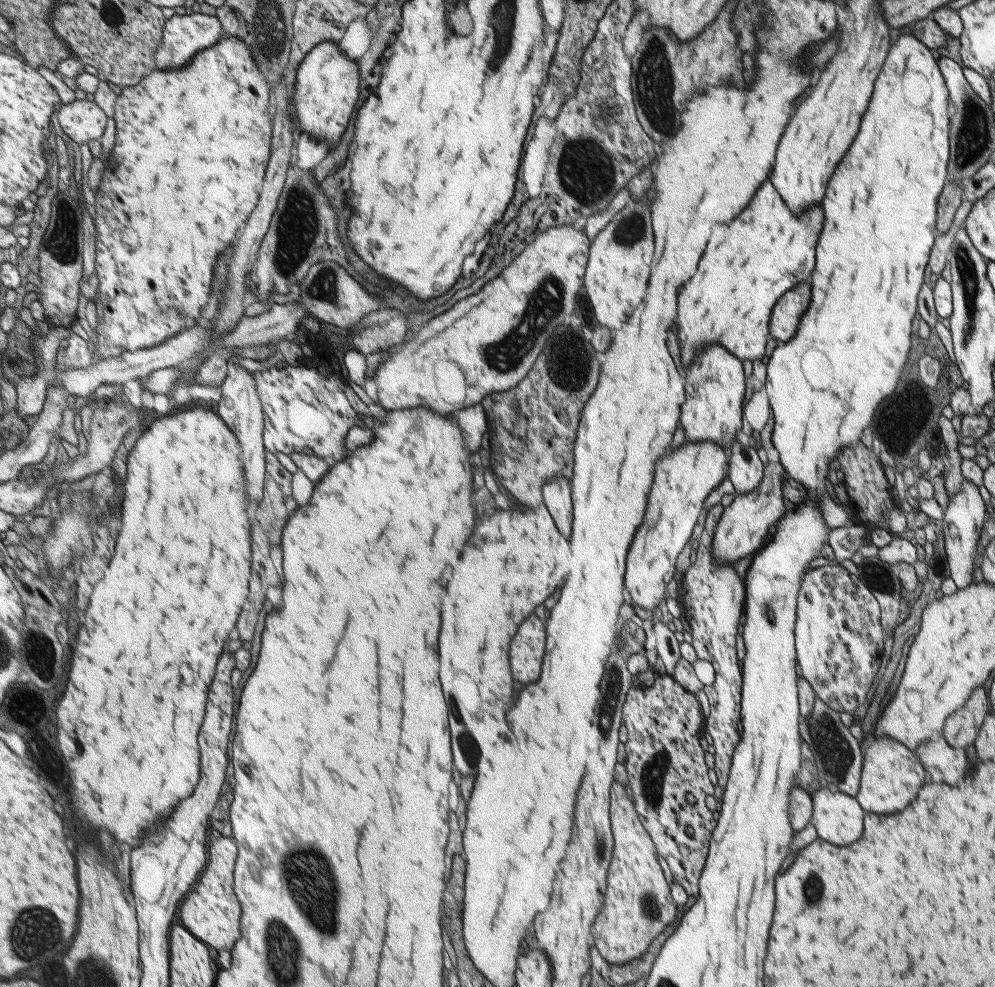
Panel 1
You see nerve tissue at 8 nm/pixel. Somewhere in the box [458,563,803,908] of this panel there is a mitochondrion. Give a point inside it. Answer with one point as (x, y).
(652, 774)

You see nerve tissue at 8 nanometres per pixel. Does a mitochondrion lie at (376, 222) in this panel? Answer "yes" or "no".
no

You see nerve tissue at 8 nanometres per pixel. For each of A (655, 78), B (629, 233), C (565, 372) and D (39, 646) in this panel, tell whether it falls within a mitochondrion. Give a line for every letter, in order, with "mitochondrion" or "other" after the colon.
A: mitochondrion
B: mitochondrion
C: mitochondrion
D: mitochondrion

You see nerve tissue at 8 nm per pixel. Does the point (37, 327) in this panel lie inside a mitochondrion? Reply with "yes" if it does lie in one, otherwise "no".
no

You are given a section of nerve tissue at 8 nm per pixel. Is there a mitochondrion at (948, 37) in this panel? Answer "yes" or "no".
no

